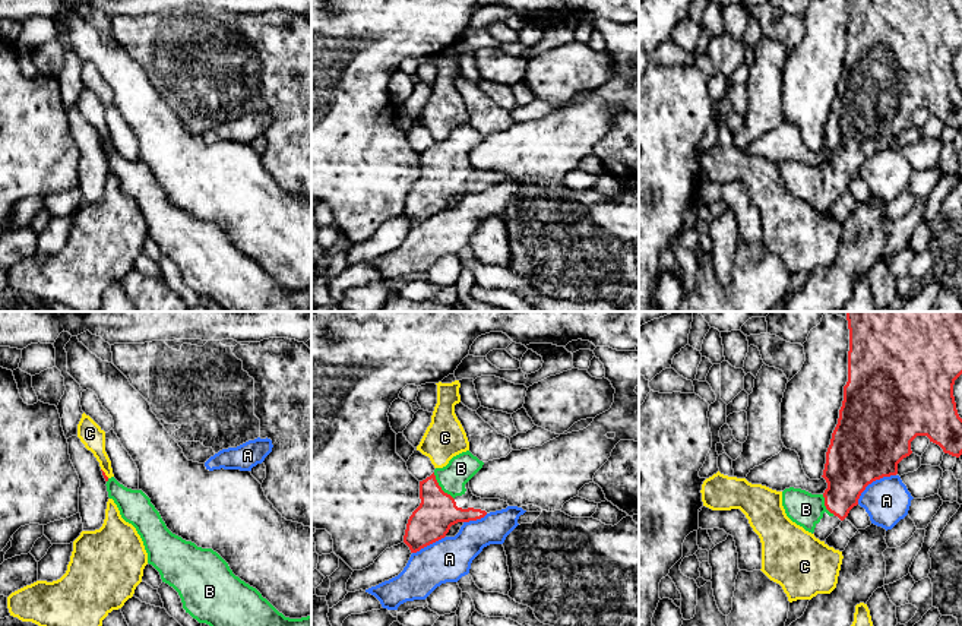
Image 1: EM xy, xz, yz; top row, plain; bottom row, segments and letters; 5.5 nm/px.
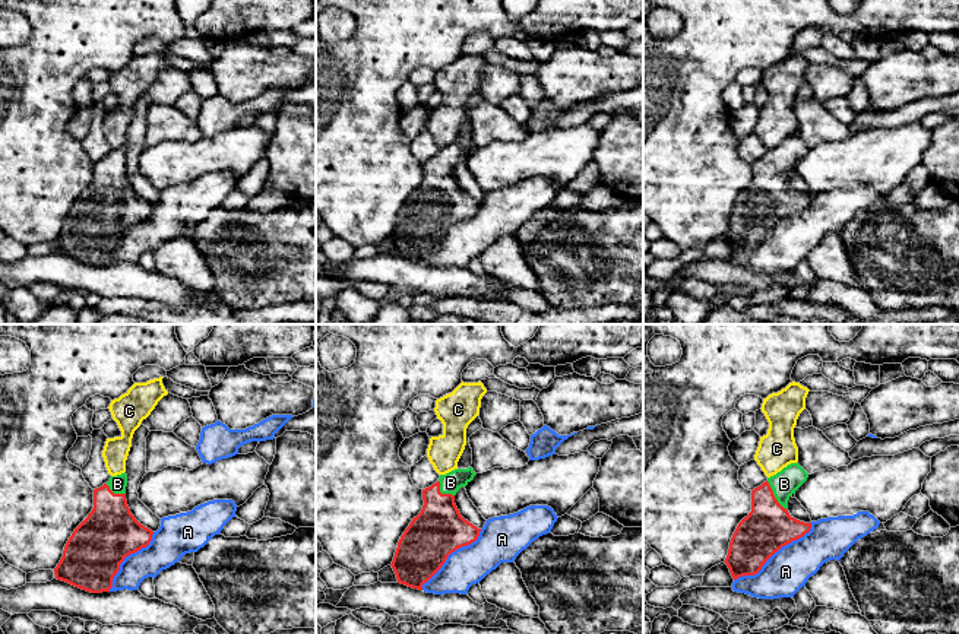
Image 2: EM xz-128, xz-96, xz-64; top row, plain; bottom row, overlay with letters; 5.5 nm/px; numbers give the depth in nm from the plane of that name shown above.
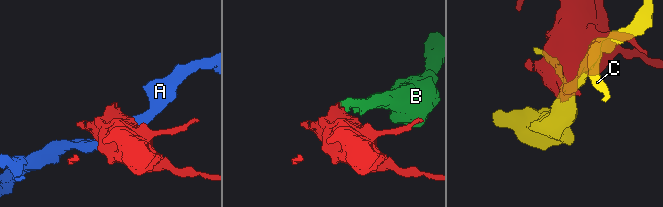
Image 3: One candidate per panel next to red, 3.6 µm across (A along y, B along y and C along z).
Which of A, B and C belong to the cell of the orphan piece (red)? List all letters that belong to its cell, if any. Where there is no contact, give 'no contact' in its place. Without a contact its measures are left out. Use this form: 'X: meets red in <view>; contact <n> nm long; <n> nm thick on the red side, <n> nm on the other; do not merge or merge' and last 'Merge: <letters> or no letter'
A: meets red in yz; contact 280 nm long; 420 nm thick on the red side, 260 nm on the other; do not merge
B: meets red in xz; contact 190 nm long; 220 nm thick on the red side, 160 nm on the other; merge
C: meets red in xy; contact 70 nm long; 20 nm thick on the red side, 130 nm on the other; do not merge
Merge: B

